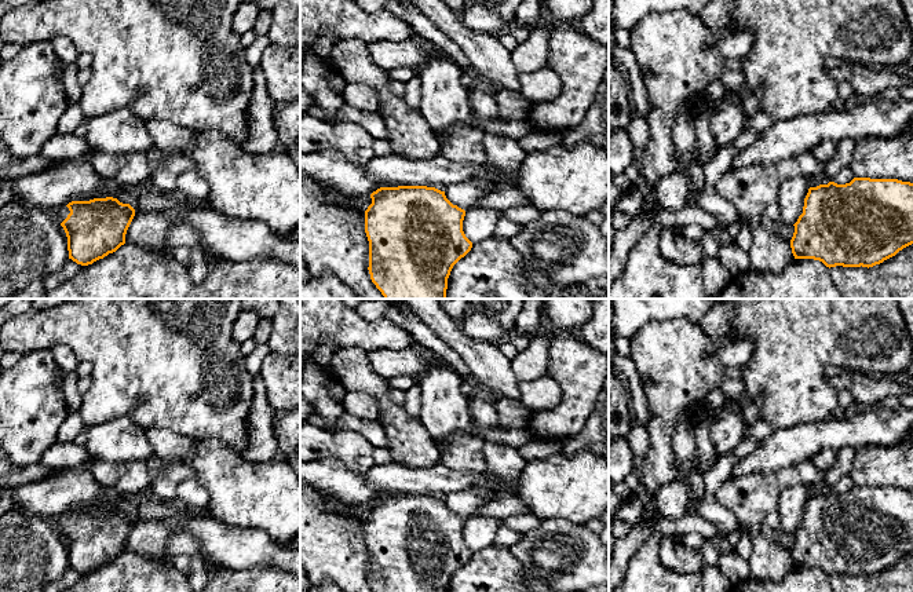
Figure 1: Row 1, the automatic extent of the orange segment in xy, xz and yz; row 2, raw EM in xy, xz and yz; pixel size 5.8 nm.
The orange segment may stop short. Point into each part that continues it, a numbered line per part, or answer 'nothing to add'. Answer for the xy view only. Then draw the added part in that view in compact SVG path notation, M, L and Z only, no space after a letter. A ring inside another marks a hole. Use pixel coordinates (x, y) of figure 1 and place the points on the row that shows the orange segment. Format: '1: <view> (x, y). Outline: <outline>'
1: xy (61, 214). Outline: M65 205L65 207L61 207L59 209L56 209L54 212L54 218L58 220L58 223L62 223L67 215L70 213L69 208Z

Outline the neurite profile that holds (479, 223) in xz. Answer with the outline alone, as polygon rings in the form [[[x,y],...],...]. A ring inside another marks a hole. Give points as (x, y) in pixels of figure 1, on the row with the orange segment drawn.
[[[471,208],[465,211],[463,220],[463,231],[465,237],[474,244],[490,240],[494,237],[497,222],[503,212],[489,208]]]

